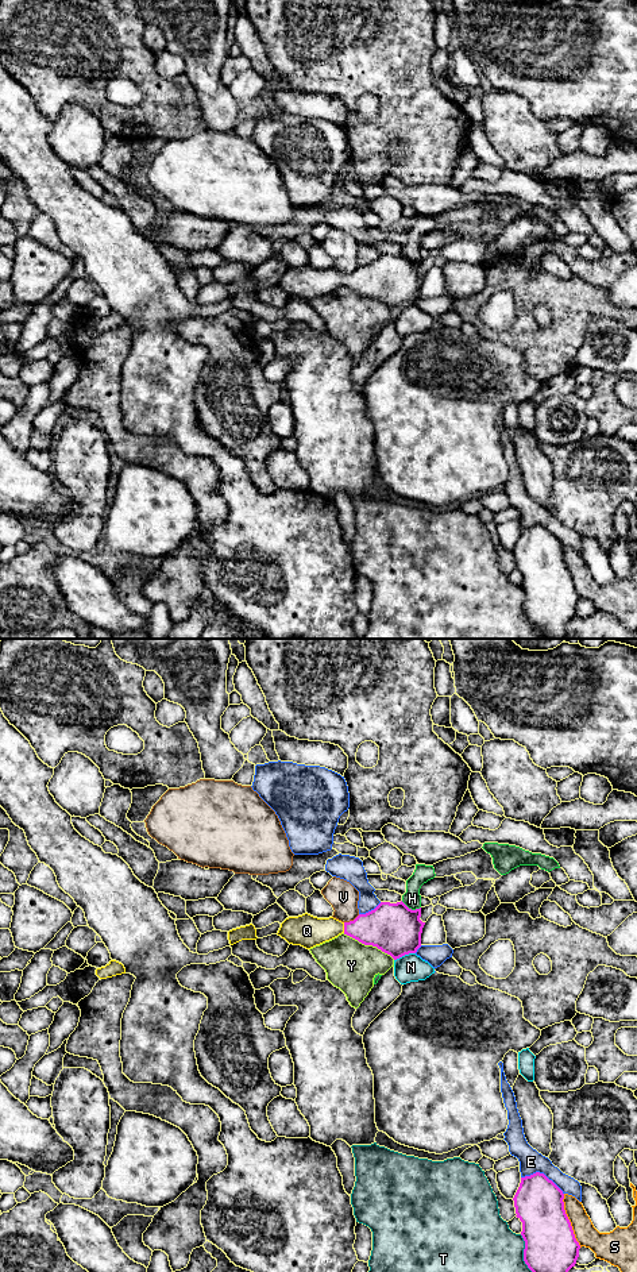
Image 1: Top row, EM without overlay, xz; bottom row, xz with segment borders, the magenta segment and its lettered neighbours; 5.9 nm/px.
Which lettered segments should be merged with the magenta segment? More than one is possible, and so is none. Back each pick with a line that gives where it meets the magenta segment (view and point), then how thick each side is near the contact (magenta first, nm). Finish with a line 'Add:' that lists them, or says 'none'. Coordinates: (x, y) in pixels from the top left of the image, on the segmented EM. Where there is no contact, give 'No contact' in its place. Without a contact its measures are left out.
Q: Touches magenta at xz (344, 928). Thickness 260 nm (magenta) against 190 nm
Add: Q

